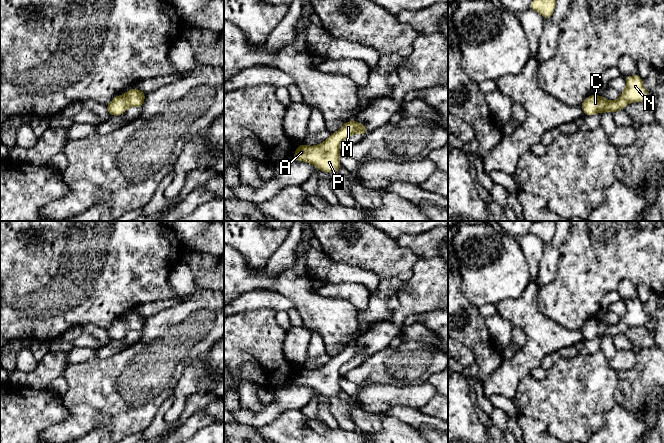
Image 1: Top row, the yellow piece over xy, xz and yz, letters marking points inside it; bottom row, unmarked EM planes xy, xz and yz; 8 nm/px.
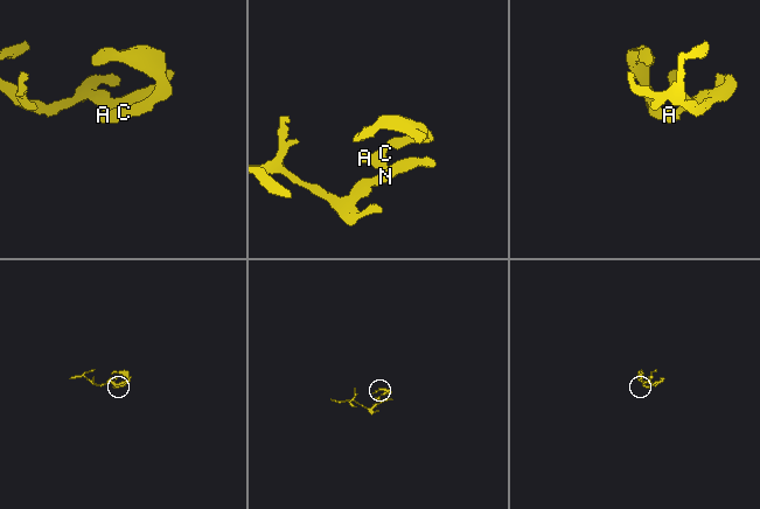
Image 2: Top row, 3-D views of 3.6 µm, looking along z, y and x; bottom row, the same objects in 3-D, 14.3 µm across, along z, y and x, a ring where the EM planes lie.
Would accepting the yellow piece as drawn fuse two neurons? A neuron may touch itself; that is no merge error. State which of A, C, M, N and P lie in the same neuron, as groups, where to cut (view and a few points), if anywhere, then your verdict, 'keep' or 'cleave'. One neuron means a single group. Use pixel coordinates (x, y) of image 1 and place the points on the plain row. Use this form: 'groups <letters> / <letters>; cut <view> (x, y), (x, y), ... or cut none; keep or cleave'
groups A C M N P; cut none; keep

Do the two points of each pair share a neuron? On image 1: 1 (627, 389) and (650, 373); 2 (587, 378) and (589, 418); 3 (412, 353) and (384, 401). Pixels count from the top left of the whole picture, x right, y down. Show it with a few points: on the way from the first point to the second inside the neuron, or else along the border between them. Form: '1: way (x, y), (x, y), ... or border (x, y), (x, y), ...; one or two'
1: way (633, 389), (644, 379); one
2: way (587, 388), (587, 408); one
3: border (369, 385), (417, 385); two

